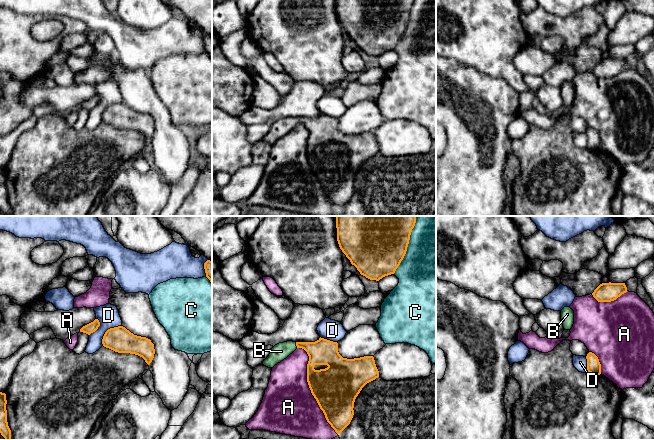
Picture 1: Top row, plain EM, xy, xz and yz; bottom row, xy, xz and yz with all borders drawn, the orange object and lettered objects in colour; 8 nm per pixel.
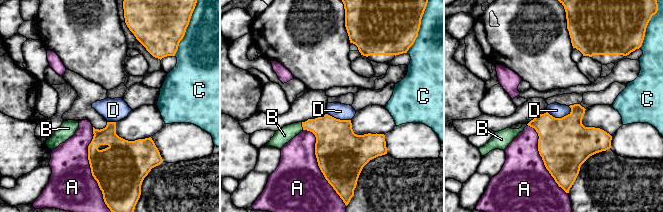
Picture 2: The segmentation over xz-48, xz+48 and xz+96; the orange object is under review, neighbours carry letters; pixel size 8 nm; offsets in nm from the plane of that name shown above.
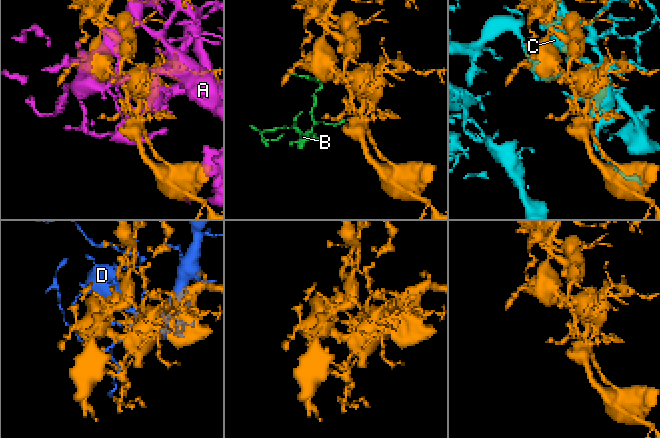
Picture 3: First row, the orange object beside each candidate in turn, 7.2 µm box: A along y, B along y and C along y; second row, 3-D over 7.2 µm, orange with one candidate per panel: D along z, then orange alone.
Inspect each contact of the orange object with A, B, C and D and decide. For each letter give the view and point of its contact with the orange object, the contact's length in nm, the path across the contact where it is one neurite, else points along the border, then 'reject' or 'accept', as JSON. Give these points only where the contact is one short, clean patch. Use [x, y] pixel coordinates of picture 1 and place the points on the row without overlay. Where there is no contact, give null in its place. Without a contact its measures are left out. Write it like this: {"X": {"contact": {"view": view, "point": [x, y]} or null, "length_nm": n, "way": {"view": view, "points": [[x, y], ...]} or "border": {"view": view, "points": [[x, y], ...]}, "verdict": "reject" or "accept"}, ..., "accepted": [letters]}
{"A": {"contact": {"view": "xz", "point": [310, 165]}, "length_nm": 750, "verdict": "reject"}, "B": {"contact": {"view": "xz", "point": [296, 121]}, "length_nm": 50, "way": {"view": "xz", "points": [[321, 128], [305, 121], [296, 121], [281, 127]]}, "verdict": "accept"}, "C": {"contact": {"view": "xz", "point": [406, 25]}, "length_nm": 440, "verdict": "reject"}, "D": {"contact": {"view": "xy", "point": [106, 107]}, "length_nm": 220, "verdict": "reject"}, "accepted": ["B"]}

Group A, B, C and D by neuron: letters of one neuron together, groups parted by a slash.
A / B / C / D

